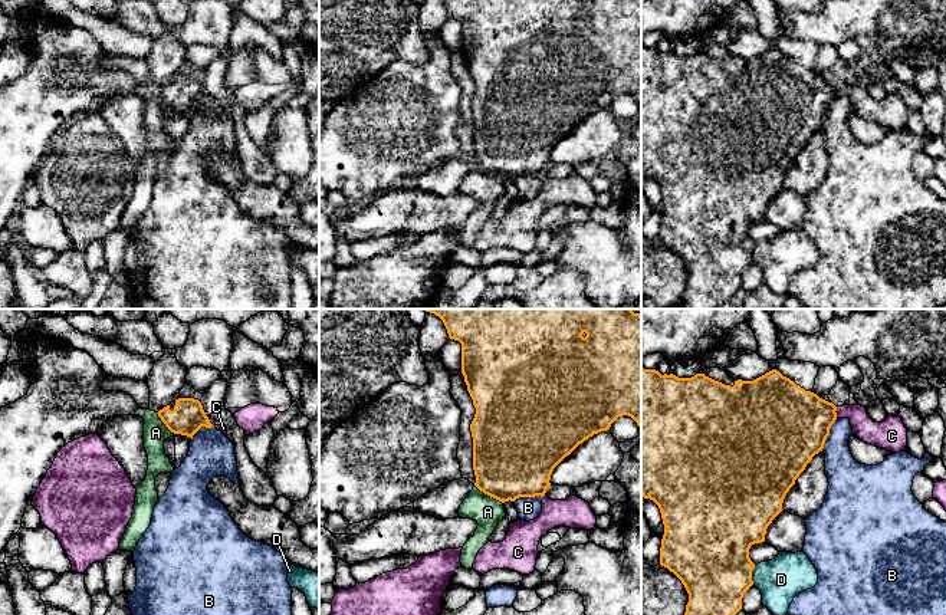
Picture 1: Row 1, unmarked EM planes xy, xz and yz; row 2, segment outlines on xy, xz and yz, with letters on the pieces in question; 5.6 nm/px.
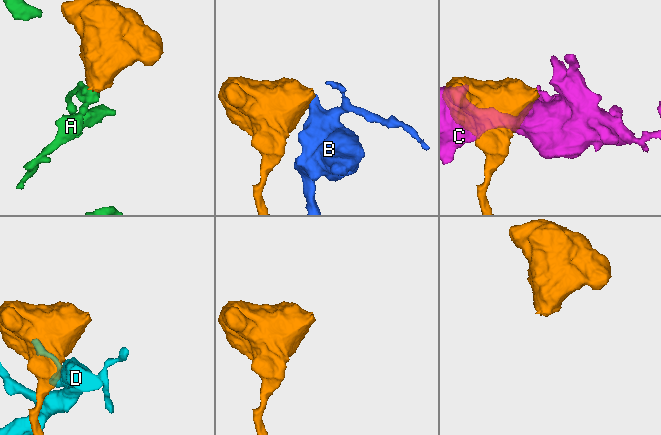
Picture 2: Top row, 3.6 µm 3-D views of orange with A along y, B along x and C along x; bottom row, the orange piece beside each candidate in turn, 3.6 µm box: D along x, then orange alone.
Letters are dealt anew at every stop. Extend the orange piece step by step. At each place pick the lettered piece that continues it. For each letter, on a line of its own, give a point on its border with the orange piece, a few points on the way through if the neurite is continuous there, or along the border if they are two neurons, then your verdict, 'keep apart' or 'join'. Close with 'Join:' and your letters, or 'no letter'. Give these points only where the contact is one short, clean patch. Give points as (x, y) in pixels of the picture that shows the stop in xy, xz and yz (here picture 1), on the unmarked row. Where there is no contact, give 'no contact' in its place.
A: meets orange in xz at (489, 173); border along xz (475, 163), (502, 181); keep apart
B: meets orange in yz at (828, 112); border along yz (837, 96), (821, 128); keep apart
C: meets orange in yz at (836, 91); keep apart
D: meets orange in yz at (751, 253); keep apart
Join: no letter

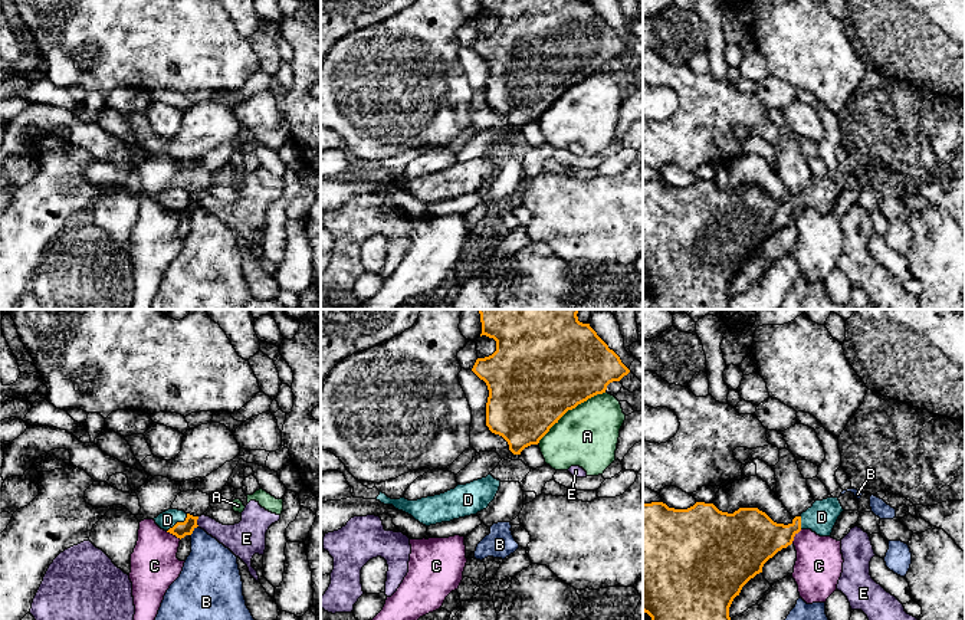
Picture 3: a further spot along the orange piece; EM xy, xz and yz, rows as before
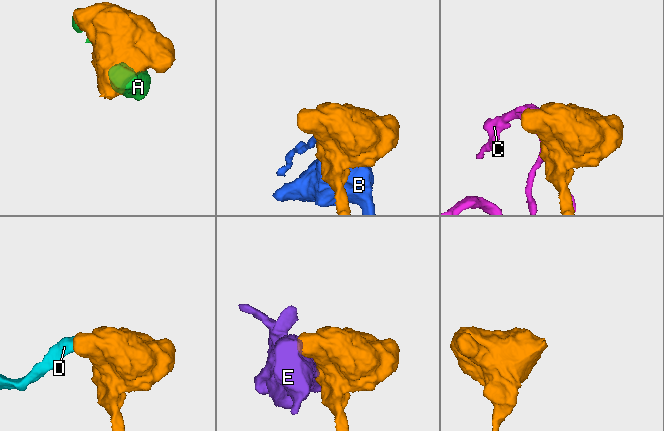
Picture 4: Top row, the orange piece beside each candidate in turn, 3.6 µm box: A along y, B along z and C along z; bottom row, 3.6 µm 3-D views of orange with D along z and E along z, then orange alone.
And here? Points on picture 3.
A: meets orange in xz at (570, 87); keep apart
B: meets orange in xy at (193, 207); border along xy (197, 203), (190, 213); keep apart
C: meets orange in yz at (794, 213); border along yz (801, 207), (791, 220); keep apart
D: meets orange in xy at (179, 200); runs through xy (180, 207), (179, 200), (167, 197); join
E: meets orange in xy at (196, 199); keep apart
Join: D

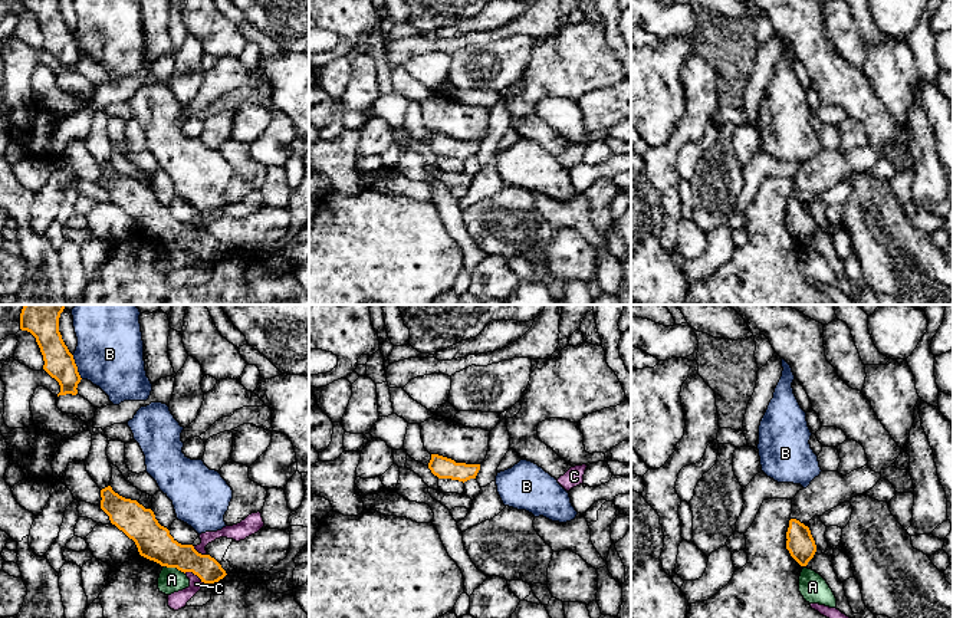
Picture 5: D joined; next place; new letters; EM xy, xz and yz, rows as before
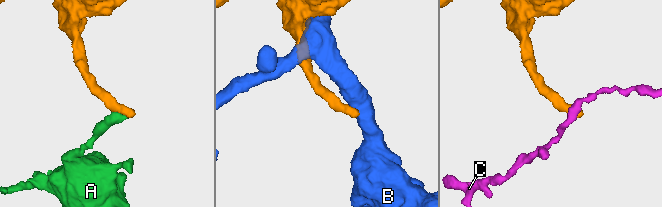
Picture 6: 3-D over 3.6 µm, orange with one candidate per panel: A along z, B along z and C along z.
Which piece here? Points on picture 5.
A: meets orange in xy at (174, 245); keep apart
B: meets orange in xy at (76, 45); keep apart
C: meets orange in xy at (196, 252); border along xy (184, 250), (193, 250), (206, 262); keep apart
Join: no letter

